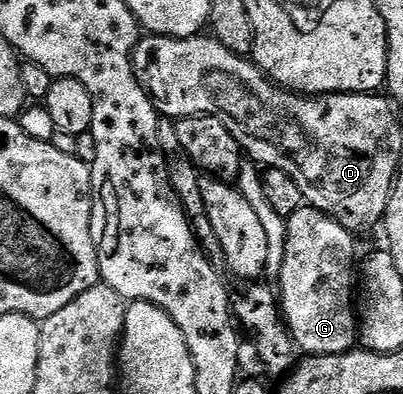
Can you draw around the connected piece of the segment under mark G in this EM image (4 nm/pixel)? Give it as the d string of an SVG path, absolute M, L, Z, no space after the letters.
M309 206L296 210L296 214L289 216L285 224L286 253L282 256L282 269L278 272L278 288L276 287L276 292L280 297L280 312L284 317L286 327L290 330L290 337L294 339L295 345L301 351L303 348L303 353L306 356L331 356L332 354L344 354L351 351L359 343L358 314L356 311L356 260L354 262L355 233L349 228L340 226L340 222L336 222L334 217L326 215L319 208L311 208Z

